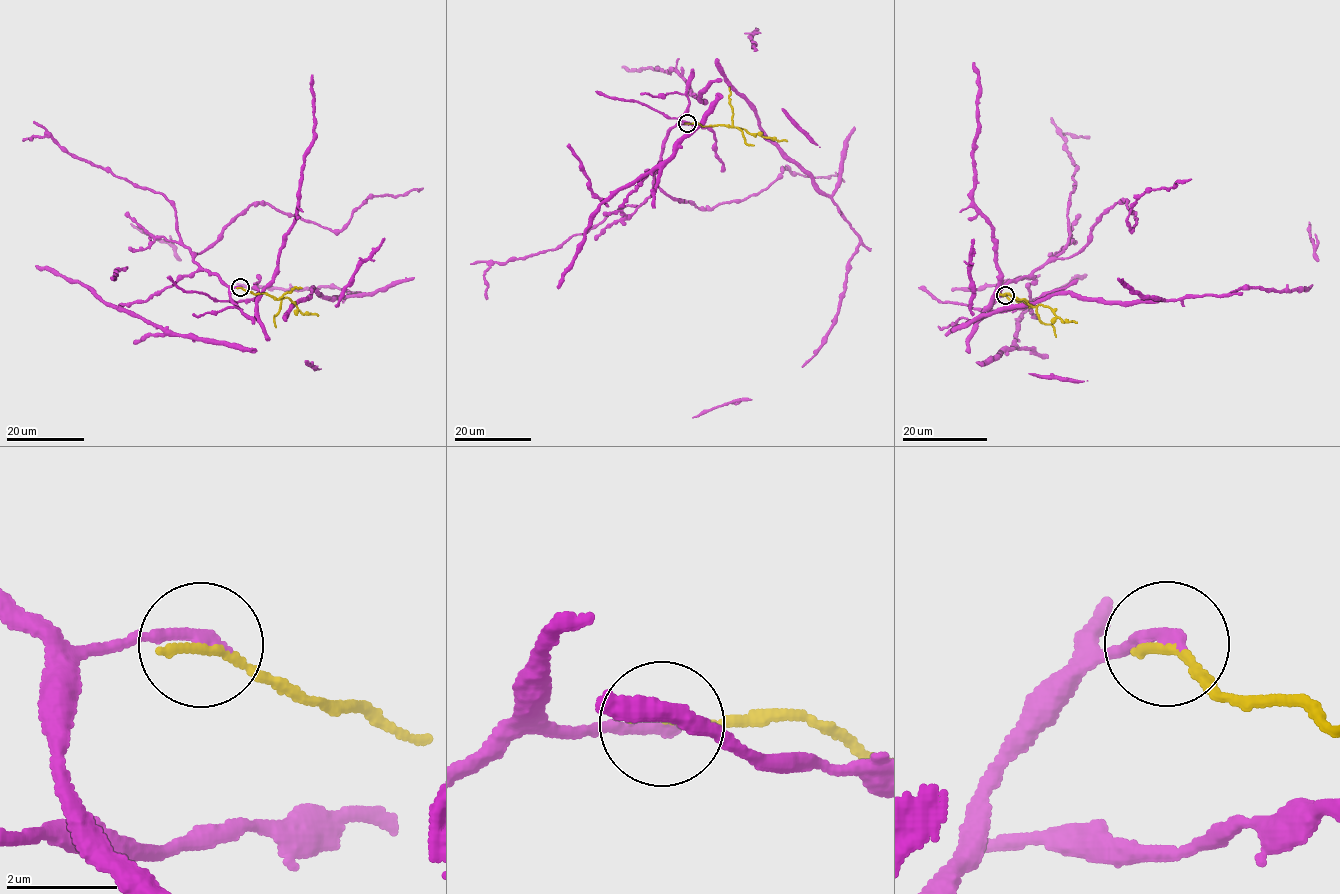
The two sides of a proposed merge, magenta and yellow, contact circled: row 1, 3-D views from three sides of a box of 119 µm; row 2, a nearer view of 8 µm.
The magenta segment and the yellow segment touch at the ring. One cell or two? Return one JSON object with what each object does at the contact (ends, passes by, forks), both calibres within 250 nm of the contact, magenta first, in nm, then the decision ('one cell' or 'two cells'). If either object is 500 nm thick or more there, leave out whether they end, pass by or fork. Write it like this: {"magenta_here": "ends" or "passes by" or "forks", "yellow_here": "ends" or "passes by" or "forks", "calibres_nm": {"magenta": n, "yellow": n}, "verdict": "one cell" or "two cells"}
{"magenta_here": "ends", "yellow_here": "ends", "calibres_nm": {"magenta": 260, "yellow": 160}, "verdict": "two cells"}

